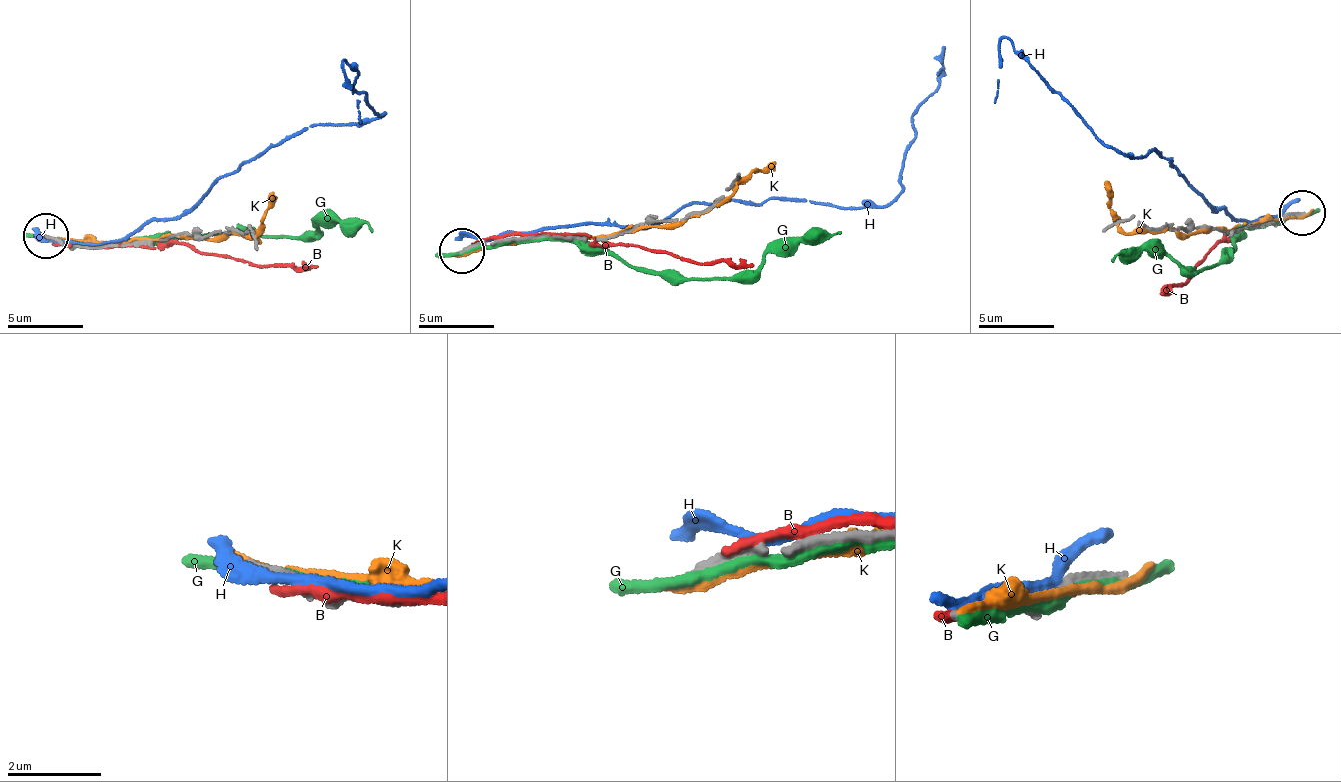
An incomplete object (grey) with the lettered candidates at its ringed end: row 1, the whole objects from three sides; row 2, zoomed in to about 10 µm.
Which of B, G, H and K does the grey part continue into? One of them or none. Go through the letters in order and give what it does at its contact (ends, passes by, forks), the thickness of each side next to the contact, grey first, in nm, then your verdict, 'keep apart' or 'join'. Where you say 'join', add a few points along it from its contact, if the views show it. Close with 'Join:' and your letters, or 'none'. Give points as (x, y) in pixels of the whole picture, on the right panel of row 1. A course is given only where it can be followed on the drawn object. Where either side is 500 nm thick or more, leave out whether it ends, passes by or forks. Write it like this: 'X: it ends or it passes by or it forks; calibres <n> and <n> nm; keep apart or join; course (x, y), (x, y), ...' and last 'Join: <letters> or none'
B: it ends; calibres 160 and 240 nm; keep apart
G: it passes by; calibres 260 and 240 nm; keep apart
H: it passes by; calibres 160 and 200 nm; keep apart
K: it ends; calibres 220 and 260 nm; keep apart
Join: none

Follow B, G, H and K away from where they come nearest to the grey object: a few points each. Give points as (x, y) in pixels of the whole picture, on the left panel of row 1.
B: (61, 242), (196, 245), (265, 267), (316, 266)
G: (53, 238), (101, 247), (220, 231), (300, 240), (338, 221), (366, 222), (370, 232)
H: (61, 242), (127, 240), (147, 223), (175, 220), (223, 177), (315, 125), (381, 116), (343, 60), (362, 124)
K: (48, 239), (112, 242), (175, 234), (221, 238), (231, 230), (257, 241), (272, 194)

